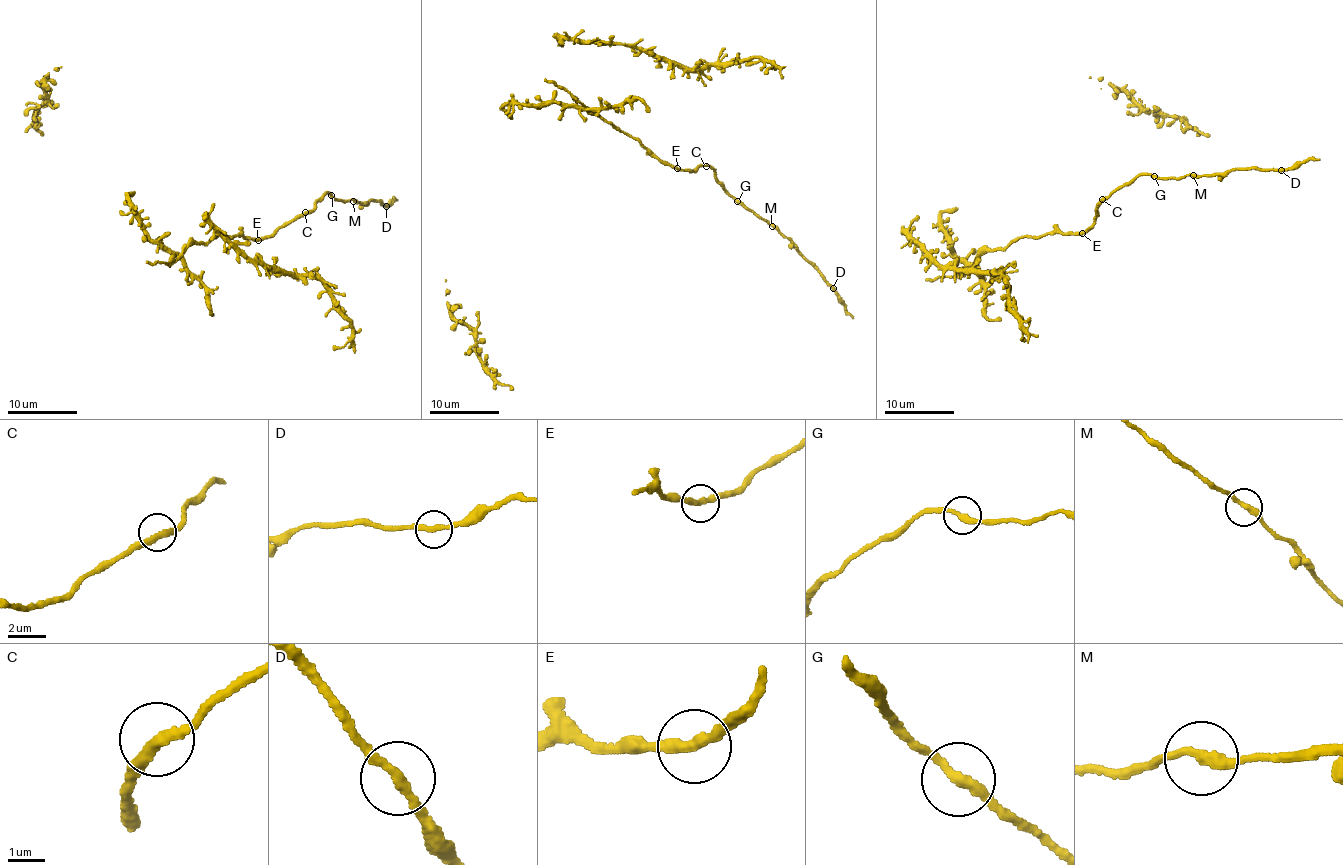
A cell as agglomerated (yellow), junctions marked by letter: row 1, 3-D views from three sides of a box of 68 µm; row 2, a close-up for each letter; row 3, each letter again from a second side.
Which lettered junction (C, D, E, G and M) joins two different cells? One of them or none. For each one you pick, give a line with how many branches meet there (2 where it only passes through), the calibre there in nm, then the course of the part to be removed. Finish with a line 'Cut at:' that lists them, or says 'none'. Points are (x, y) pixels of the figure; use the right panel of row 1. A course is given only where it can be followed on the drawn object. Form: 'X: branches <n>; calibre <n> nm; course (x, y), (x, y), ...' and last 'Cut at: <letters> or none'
D: branches 2; calibre 260 nm; course (1281, 171), (1320, 159)
Cut at: D

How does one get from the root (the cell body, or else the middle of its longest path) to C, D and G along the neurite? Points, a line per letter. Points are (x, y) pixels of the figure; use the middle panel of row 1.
C: (596, 114), (611, 122), (620, 132), (639, 138), (659, 161), (692, 172), (706, 166)
D: (596, 114), (639, 138), (659, 161), (692, 172), (702, 165), (712, 167), (729, 194), (790, 237), (833, 288)
G: (596, 114), (620, 132), (639, 138), (659, 161), (692, 172), (702, 165), (712, 167), (717, 180), (737, 201)

